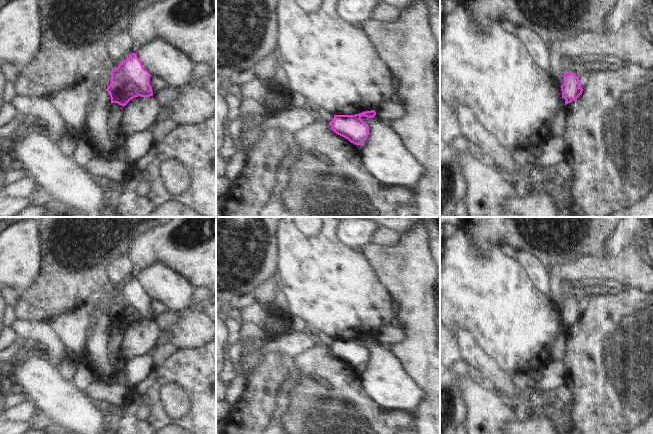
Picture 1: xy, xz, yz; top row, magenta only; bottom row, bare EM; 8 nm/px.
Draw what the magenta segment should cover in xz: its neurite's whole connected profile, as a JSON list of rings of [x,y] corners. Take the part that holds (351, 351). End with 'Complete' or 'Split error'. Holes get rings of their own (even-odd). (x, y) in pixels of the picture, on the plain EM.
[[[375,334],[365,335],[355,339],[334,339],[329,349],[336,358],[359,370],[369,359],[369,350],[361,344],[361,341],[373,342],[375,339]]]. Complete

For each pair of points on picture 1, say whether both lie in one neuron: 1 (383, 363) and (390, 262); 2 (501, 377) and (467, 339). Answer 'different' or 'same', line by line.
1: different
2: same

